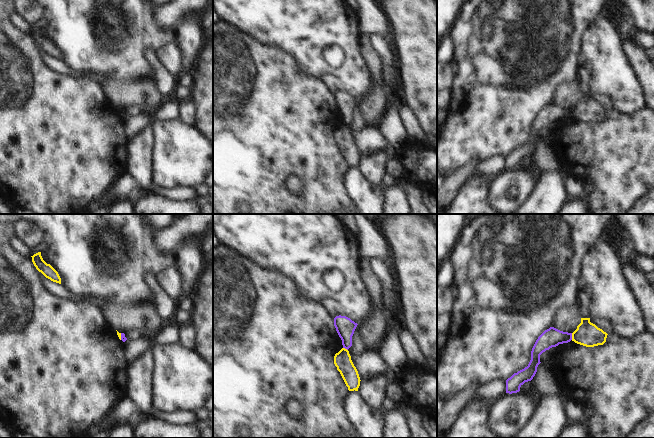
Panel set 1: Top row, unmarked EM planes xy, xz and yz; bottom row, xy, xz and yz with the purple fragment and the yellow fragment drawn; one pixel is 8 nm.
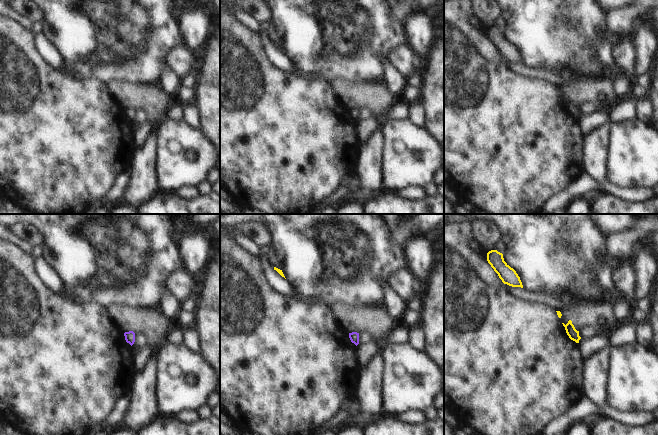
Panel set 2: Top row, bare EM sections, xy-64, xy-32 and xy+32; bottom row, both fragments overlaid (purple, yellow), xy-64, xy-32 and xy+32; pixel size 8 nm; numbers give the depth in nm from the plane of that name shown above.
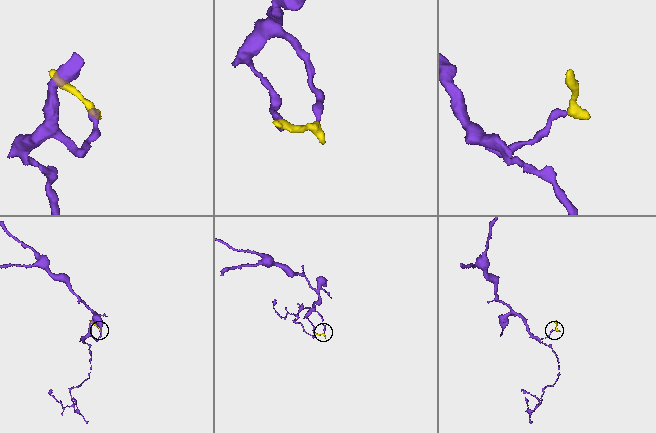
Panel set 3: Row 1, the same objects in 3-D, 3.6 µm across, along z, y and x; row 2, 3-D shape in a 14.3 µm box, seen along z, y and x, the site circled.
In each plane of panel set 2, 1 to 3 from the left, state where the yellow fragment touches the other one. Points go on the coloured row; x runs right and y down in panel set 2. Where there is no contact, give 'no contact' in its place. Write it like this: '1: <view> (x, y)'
1: no contact
2: no contact
3: no contact

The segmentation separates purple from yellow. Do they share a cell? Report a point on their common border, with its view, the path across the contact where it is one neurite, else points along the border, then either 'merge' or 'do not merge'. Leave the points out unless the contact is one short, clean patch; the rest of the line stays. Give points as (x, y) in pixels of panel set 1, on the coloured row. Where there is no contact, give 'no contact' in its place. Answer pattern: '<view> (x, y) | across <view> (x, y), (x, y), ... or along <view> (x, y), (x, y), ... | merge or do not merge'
yz (571, 336) | along yz (571, 333), (572, 339) | do not merge

